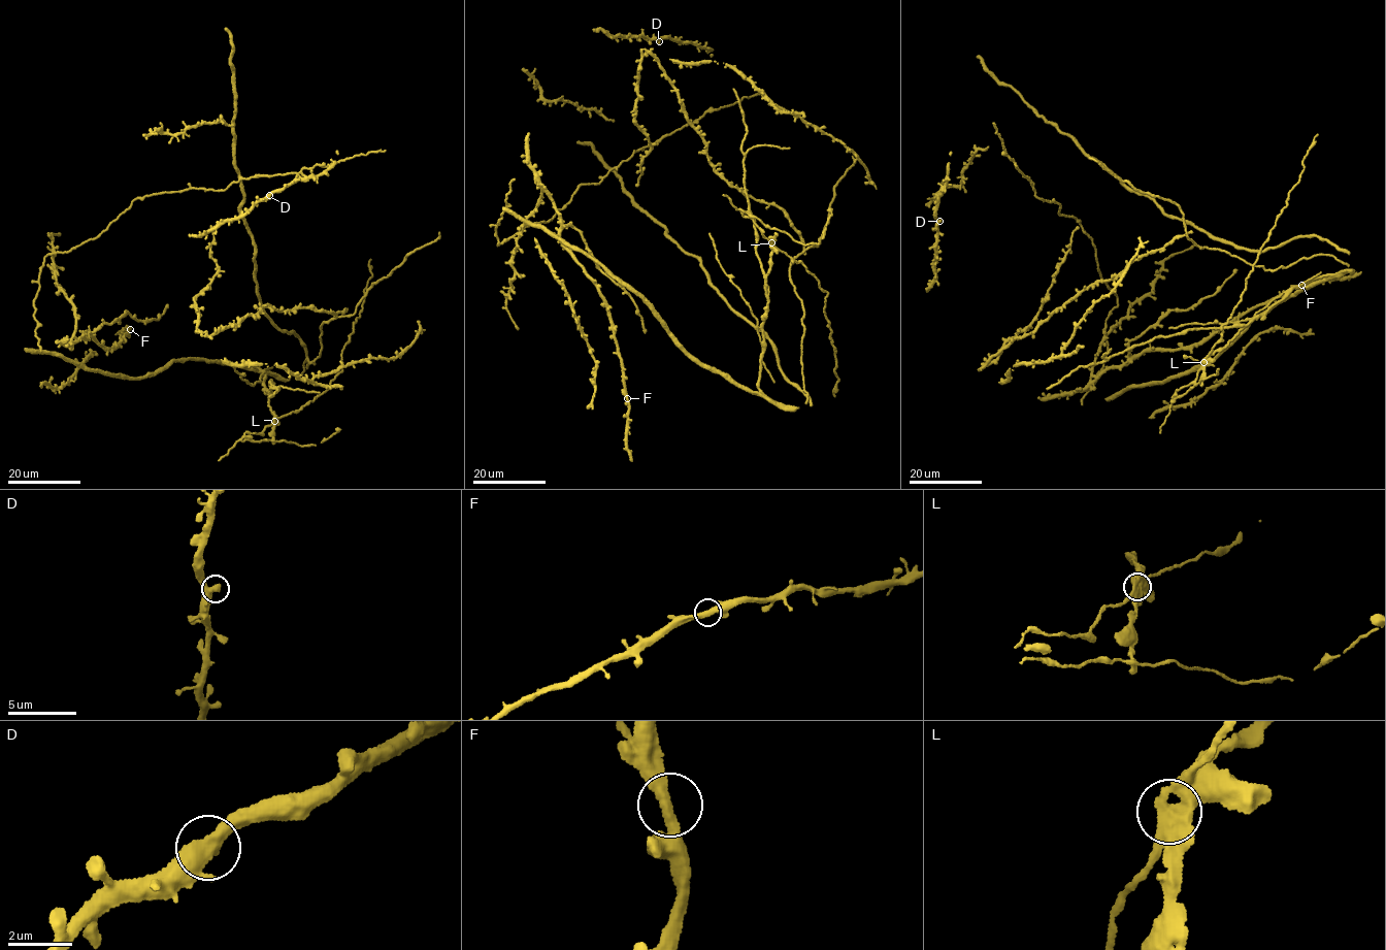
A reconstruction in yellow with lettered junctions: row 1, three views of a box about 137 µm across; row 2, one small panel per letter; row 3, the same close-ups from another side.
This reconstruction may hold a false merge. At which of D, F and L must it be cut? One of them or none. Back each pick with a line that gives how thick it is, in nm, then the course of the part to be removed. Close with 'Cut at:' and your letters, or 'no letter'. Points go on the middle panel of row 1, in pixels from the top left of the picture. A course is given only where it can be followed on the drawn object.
L: calibre 440 nm
Cut at: L

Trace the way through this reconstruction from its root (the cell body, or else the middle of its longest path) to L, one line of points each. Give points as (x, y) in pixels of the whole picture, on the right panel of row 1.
L: (1232, 340), (1276, 302), (1328, 275), (1315, 277), (1294, 287), (1203, 362)

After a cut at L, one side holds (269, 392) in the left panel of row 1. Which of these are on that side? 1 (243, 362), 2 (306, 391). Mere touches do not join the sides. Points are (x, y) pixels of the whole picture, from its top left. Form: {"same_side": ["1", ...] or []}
{"same_side": ["2"]}

